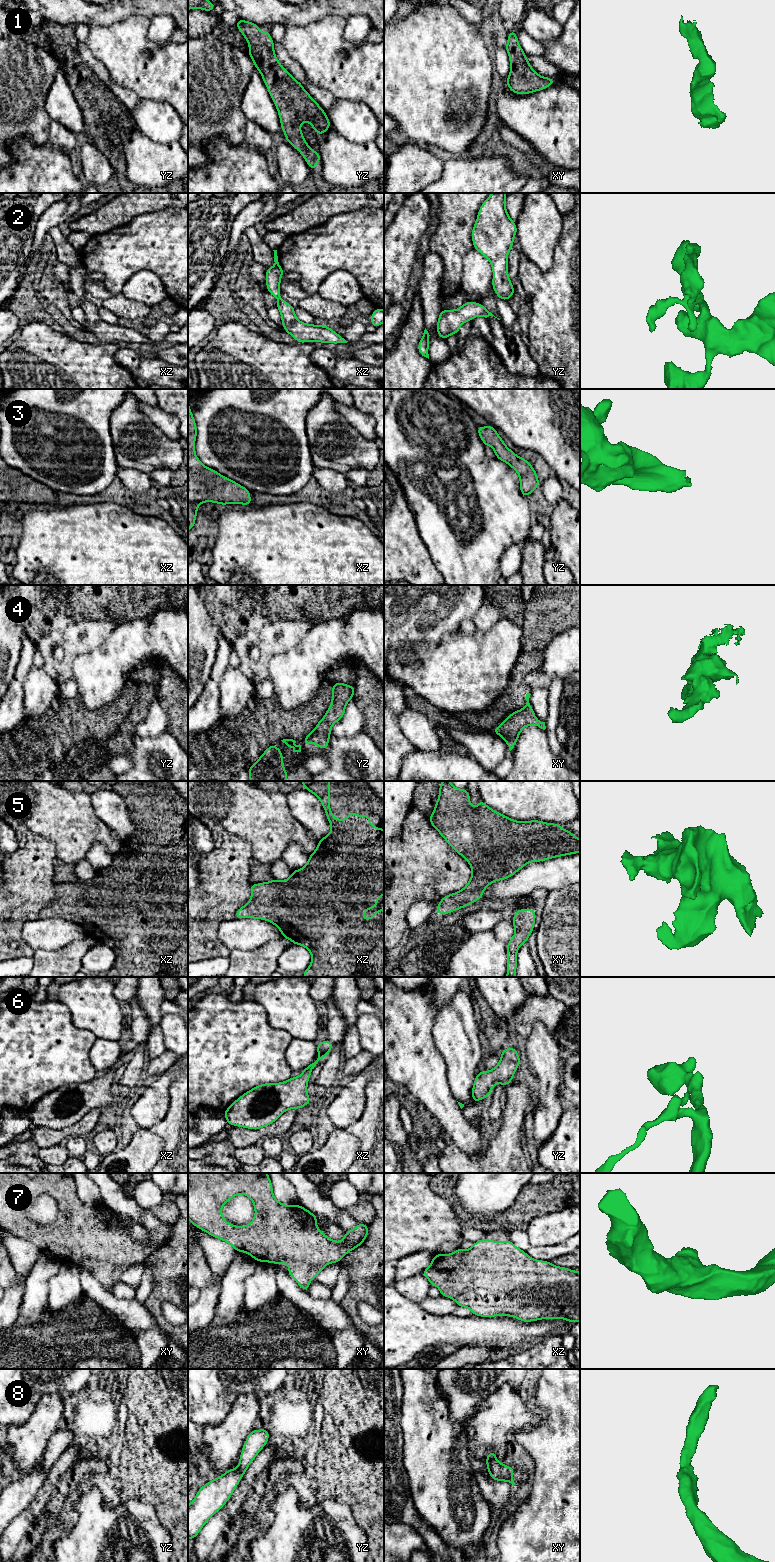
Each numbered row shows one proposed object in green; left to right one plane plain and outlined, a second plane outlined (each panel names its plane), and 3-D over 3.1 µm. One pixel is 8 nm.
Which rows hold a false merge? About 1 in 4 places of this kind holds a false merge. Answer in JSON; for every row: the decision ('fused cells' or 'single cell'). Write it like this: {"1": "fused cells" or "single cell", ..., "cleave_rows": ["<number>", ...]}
{"1": "single cell", "2": "single cell", "3": "single cell", "4": "single cell", "5": "single cell", "6": "single cell", "7": "single cell", "8": "single cell", "cleave_rows": []}

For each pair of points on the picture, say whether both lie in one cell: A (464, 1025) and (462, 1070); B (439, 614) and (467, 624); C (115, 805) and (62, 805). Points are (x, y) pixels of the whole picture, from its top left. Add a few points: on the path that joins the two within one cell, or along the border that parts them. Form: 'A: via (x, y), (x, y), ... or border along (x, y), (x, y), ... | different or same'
A: via (462, 1036), (462, 1059) | same
B: border along (472, 619), (464, 619), (459, 628) | different
C: border along (89, 795), (94, 813), (106, 824) | different

